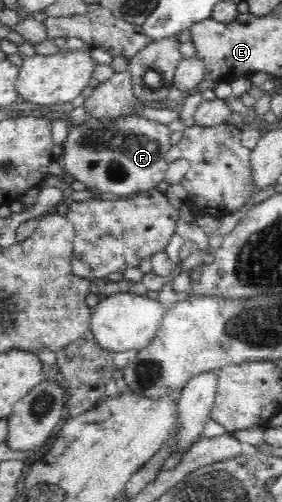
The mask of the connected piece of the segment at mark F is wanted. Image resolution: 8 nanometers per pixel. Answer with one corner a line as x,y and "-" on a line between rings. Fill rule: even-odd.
133,113
118,118
88,118
81,126
69,127
59,161
67,173
88,188
119,196
147,192
164,181
171,133
167,124

